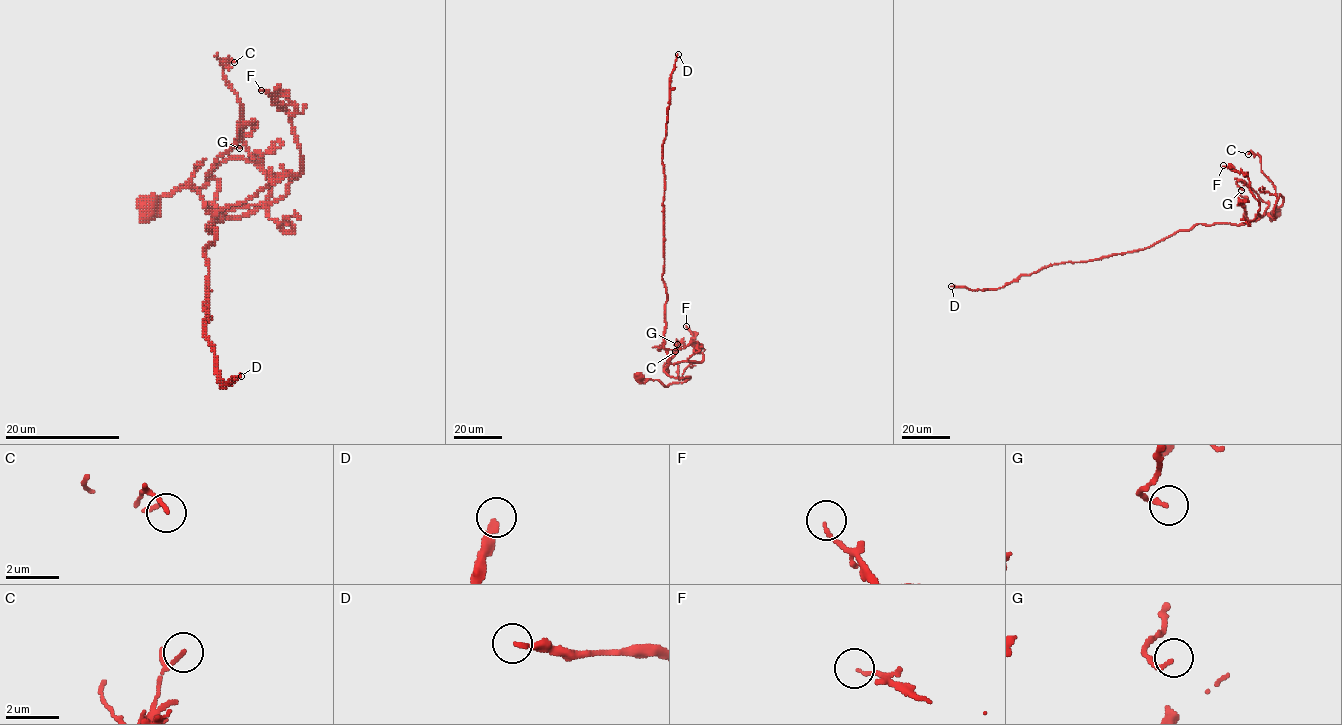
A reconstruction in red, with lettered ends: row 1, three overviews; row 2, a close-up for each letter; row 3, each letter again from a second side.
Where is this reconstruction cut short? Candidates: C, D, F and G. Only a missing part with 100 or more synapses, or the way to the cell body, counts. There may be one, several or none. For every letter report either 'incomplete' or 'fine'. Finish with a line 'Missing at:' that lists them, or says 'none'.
C: fine
D: incomplete
F: fine
G: fine
Missing at: D

